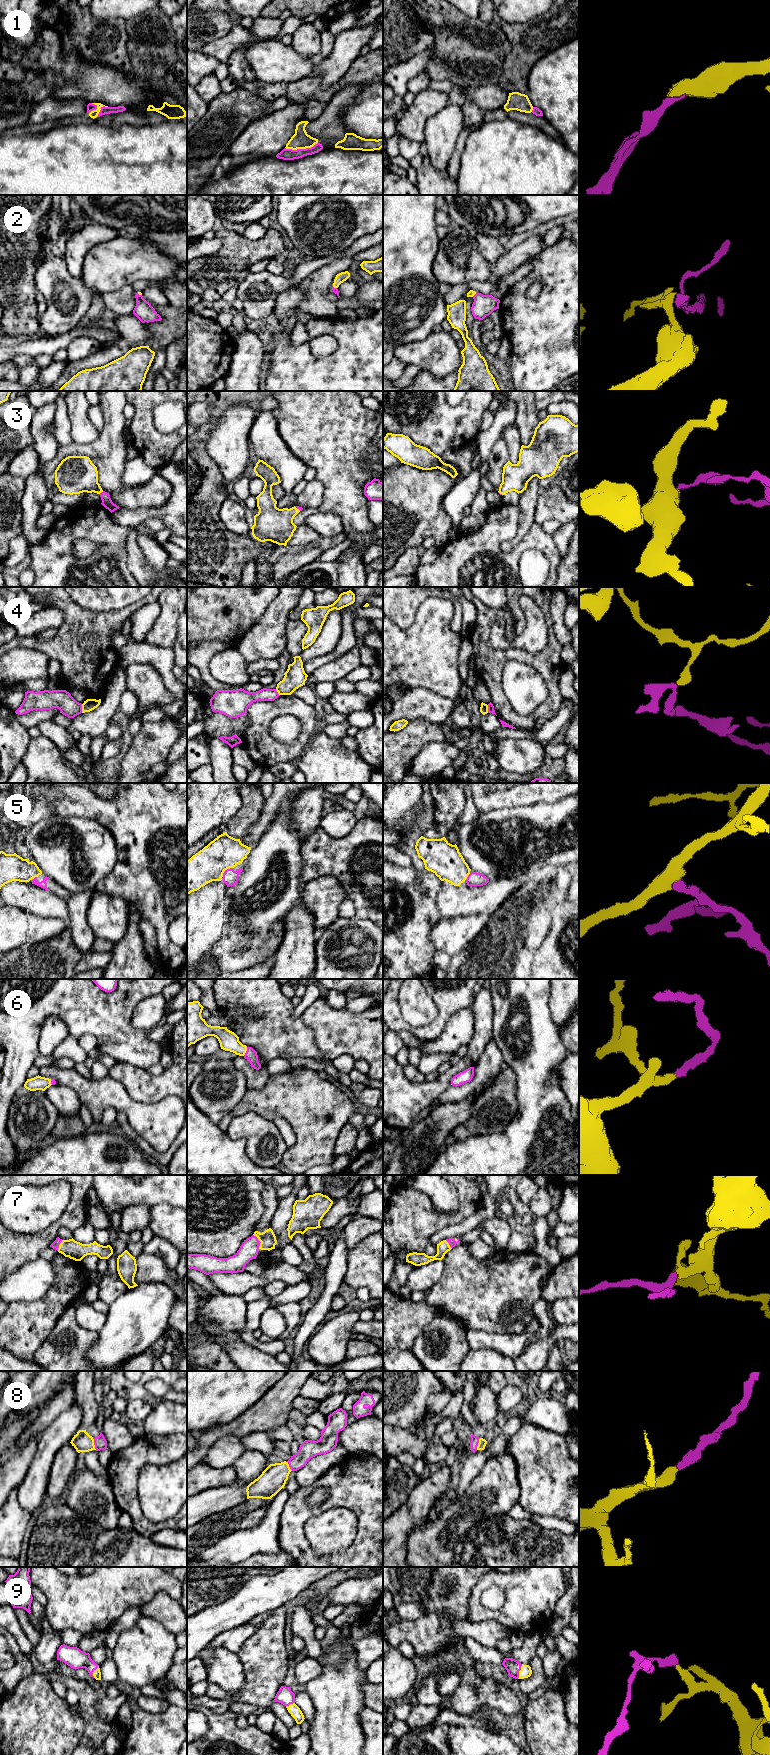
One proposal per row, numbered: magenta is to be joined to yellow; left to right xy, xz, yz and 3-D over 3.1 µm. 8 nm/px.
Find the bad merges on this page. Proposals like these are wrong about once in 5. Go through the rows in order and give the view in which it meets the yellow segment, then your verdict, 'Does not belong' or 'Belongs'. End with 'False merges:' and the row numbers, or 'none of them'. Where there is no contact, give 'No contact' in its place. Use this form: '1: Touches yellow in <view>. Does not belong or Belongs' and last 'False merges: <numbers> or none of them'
1: Touches yellow in xz. Belongs
2: Touches yellow in xy. Belongs
3: Touches yellow in xy. Belongs
4: Touches yellow in xy. Does not belong
5: Touches yellow in xz. Belongs
6: Touches yellow in xz. Belongs
7: Touches yellow in xz. Belongs
8: Touches yellow in xy. Belongs
9: Touches yellow in yz. Belongs
False merges: 4

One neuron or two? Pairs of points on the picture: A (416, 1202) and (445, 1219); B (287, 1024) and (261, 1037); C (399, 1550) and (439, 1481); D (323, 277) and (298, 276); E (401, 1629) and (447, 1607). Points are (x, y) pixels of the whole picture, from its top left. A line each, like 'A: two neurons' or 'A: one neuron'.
A: one neuron
B: one neuron
C: one neuron
D: two neurons
E: one neuron

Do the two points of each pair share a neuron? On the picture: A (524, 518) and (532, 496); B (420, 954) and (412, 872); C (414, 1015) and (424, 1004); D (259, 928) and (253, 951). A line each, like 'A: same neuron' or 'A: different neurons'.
A: same neuron
B: different neurons
C: same neuron
D: different neurons

